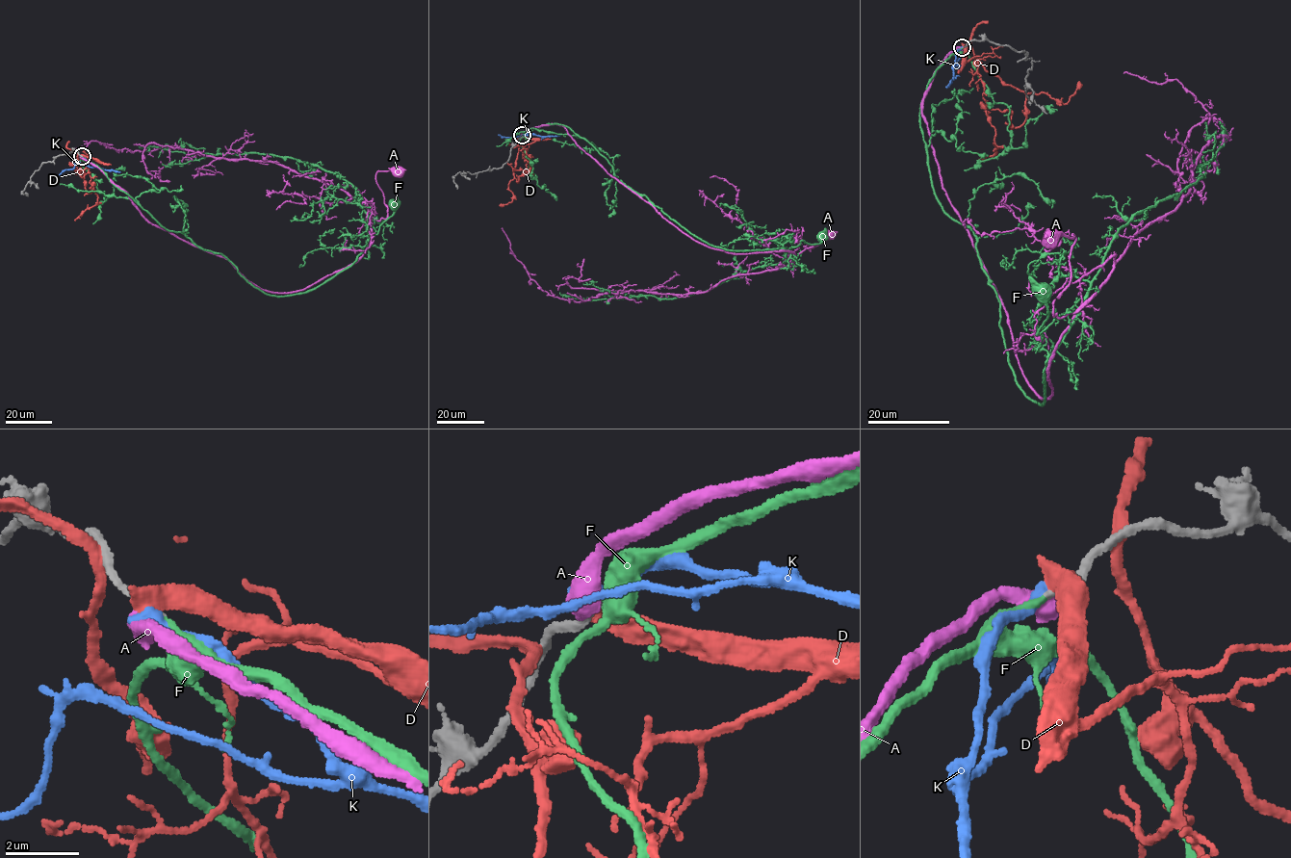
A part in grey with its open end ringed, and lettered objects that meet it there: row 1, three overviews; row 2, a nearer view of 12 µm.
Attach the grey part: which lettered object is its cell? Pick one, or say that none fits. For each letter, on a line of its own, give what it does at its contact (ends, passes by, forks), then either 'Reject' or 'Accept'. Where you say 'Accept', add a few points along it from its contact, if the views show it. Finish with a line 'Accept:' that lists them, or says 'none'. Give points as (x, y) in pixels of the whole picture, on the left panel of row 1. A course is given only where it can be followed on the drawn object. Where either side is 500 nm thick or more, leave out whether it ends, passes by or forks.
A: Reject
D: Reject
F: It ends there. Accept. Its course: (82, 156), (159, 224), (277, 297), (348, 269), (368, 241), (362, 212), (376, 234), (396, 203)
K: It ends there. Reject
Accept: F

